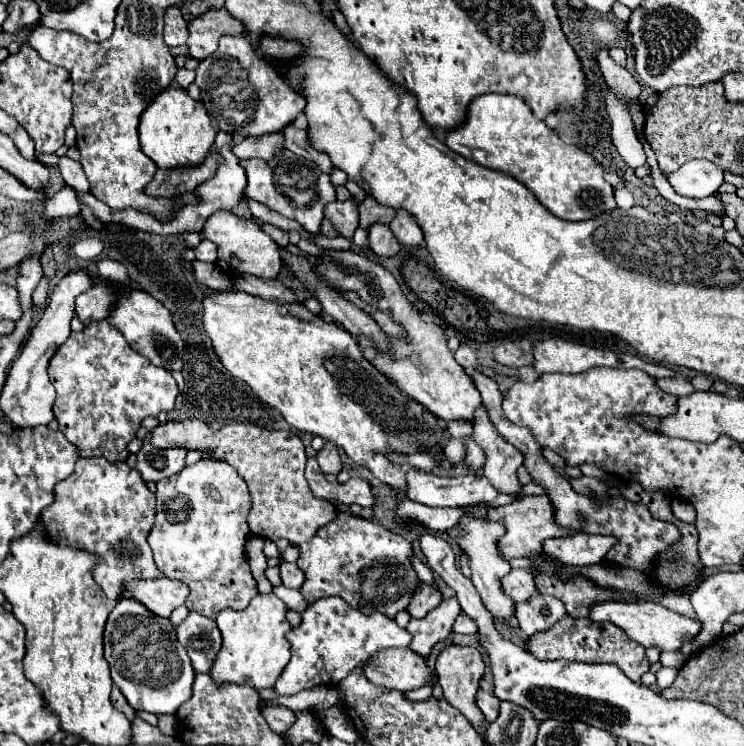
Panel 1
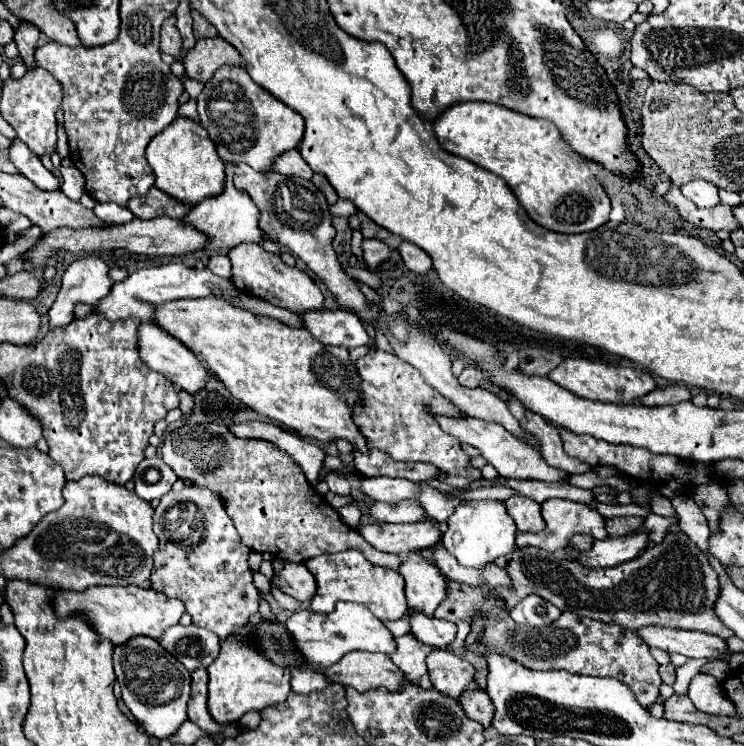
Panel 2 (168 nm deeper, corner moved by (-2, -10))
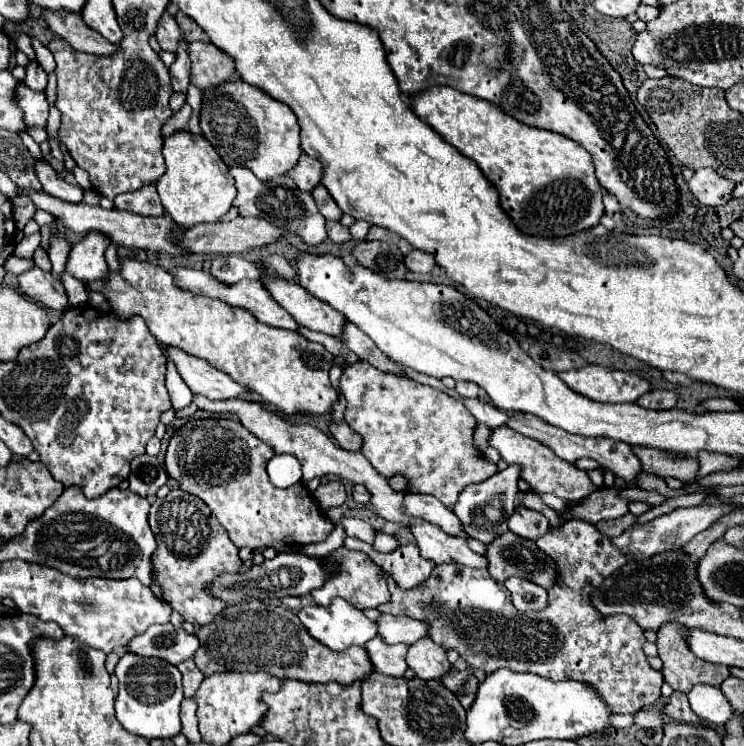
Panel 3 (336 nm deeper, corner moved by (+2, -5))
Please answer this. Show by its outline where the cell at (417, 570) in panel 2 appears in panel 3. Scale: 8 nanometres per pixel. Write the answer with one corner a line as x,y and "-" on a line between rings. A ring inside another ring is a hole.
346,537
344,547
358,549
358,551
364,551
366,555
370,555
372,561
378,563
380,567
384,567
384,571
388,571
394,577
396,585
402,589
414,589
414,587
424,585
436,565
436,563
430,563
428,559
424,559
418,551
418,545
414,545
414,543
402,545
386,555
374,551
372,545
368,545
360,539
352,539
352,537

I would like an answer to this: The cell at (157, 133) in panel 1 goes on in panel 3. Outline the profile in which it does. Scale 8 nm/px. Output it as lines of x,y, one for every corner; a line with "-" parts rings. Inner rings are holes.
176,131
164,139
162,155
166,171
154,181
164,209
170,213
174,223
192,227
198,223
216,223
230,207
236,195
234,179
228,173
226,163
216,155
214,147
204,135
190,131

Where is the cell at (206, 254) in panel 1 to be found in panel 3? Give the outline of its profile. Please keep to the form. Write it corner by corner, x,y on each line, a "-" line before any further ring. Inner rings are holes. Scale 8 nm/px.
218,255
212,259
210,271
222,283
238,283
240,279
258,279
260,273
252,261
240,255

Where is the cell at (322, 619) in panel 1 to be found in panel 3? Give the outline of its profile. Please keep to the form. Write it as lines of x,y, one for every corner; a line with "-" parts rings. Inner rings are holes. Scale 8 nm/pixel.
334,597
328,607
320,607
320,605
302,607
298,611
298,619
302,621
302,625
308,629
308,633
316,641
320,641
322,645
326,645
332,651
344,651
350,645
364,647
370,639
374,639
378,635
378,625
374,621
370,621
362,611
358,611
346,599
338,599
338,597

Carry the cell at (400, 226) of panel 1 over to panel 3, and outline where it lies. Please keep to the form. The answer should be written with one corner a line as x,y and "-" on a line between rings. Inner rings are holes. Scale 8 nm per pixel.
412,249
404,257
404,265
414,273
430,273
436,263
434,263
434,257
430,253
424,253
420,249

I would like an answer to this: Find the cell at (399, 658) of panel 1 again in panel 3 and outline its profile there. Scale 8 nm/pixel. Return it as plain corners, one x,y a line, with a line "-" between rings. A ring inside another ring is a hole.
254,599
230,605
226,615
220,615
206,627
198,627
196,635
202,647
198,649
198,655
194,655
194,663
204,675
220,671
268,671
280,679
310,683
338,681
348,687
374,673
374,665
364,647
348,647
346,651
334,653
308,635
294,611
268,601

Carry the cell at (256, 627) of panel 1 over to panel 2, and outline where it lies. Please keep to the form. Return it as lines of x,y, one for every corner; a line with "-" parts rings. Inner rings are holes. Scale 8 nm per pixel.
250,624
240,628
234,636
228,636
226,642
222,644
222,652
210,664
208,674
208,712
218,724
234,724
238,722
246,712
250,710
260,710
270,704
278,704
280,698
286,698
290,694
290,672
274,666
268,662
250,642
248,632

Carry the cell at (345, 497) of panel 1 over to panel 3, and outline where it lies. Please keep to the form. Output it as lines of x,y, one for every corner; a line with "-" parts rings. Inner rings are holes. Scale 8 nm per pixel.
404,493
402,513
410,515
414,519
434,523
434,525
438,525
442,531
446,531
450,535
464,535
456,515
446,505
442,505
438,499
434,499
432,495

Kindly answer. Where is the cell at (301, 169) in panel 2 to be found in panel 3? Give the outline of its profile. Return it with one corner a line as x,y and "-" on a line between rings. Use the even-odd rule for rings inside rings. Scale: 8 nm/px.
300,155
298,163
288,171
288,177
298,185
298,189
302,191
312,191
314,185
320,183
322,177
322,165
318,163
318,159
308,157
308,155

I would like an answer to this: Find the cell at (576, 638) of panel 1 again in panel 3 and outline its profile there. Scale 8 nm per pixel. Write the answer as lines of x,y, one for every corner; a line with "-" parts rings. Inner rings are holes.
578,519
566,521
566,523
560,525
558,529
550,529
550,531
548,531
546,535
542,535
536,543
538,543
538,547
540,547
542,551
546,551
546,553
558,563
558,567
560,567
560,571
562,571
560,583
554,585
552,589
548,589
548,607
546,607
546,611
536,611
536,613
534,613
534,611
530,611
530,613
528,613
528,611
526,611
526,613
518,611
518,609
512,605
510,593
506,591
506,587
500,585
498,581
494,581
494,579
490,577
488,571
458,567
456,563
436,565
434,571
432,571
432,575
430,575
430,579
426,581
426,587
418,587
418,591
402,591
402,589
394,583
394,579
392,579
390,575
386,575
386,577
390,579
392,601
386,603
386,605
382,605
382,607
378,607
378,609
380,609
382,613
406,615
406,617
412,617
412,619
420,619
420,621
430,623
430,625
432,625
432,629
430,629
432,641
438,643
438,645
442,645
444,649
456,649
456,651
460,653
460,657
462,657
464,661
468,661
474,669
482,669
482,671
486,671
486,673
492,673
492,671
496,671
496,669
506,667
506,669
512,669
512,671
530,671
530,673
538,673
538,675
548,677
548,679
576,679
576,681
586,681
586,683
590,683
590,685
610,703
610,707
612,707
614,713
636,713
636,711
640,711
640,709
644,709
644,707
654,705
654,703
660,699
660,685
662,685
664,677
662,677
660,671
656,671
656,669
652,669
652,667
648,665
648,657
646,657
646,653
644,653
644,649
642,649
642,645
644,645
644,641
646,641
646,639
644,639
644,631
642,631
642,629
638,627
638,623
634,623
634,619
630,619
628,615
610,615
610,617
598,615
598,611
594,611
594,607
590,607
590,601
588,601
588,595
590,595
590,591
592,591
592,585
590,585
592,579
596,579
596,583
602,583
604,575
610,575
612,571
616,571
618,567
622,567
622,565
626,563
626,555
620,553
620,551
616,551
616,547
610,543
610,539
604,537
594,525
582,523
582,521
578,521

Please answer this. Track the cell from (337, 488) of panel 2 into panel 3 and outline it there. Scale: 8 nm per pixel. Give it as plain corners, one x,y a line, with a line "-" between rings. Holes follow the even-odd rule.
332,479
326,485
320,485
314,491
314,497
318,499
318,505
322,509
326,507
334,507
334,505
342,505
346,501
346,487
340,479

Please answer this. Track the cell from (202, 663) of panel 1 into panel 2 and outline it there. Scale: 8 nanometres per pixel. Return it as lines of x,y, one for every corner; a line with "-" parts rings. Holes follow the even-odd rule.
194,624
170,626
158,642
190,672
200,666
208,668
220,652
220,638
214,636
214,632
198,628

